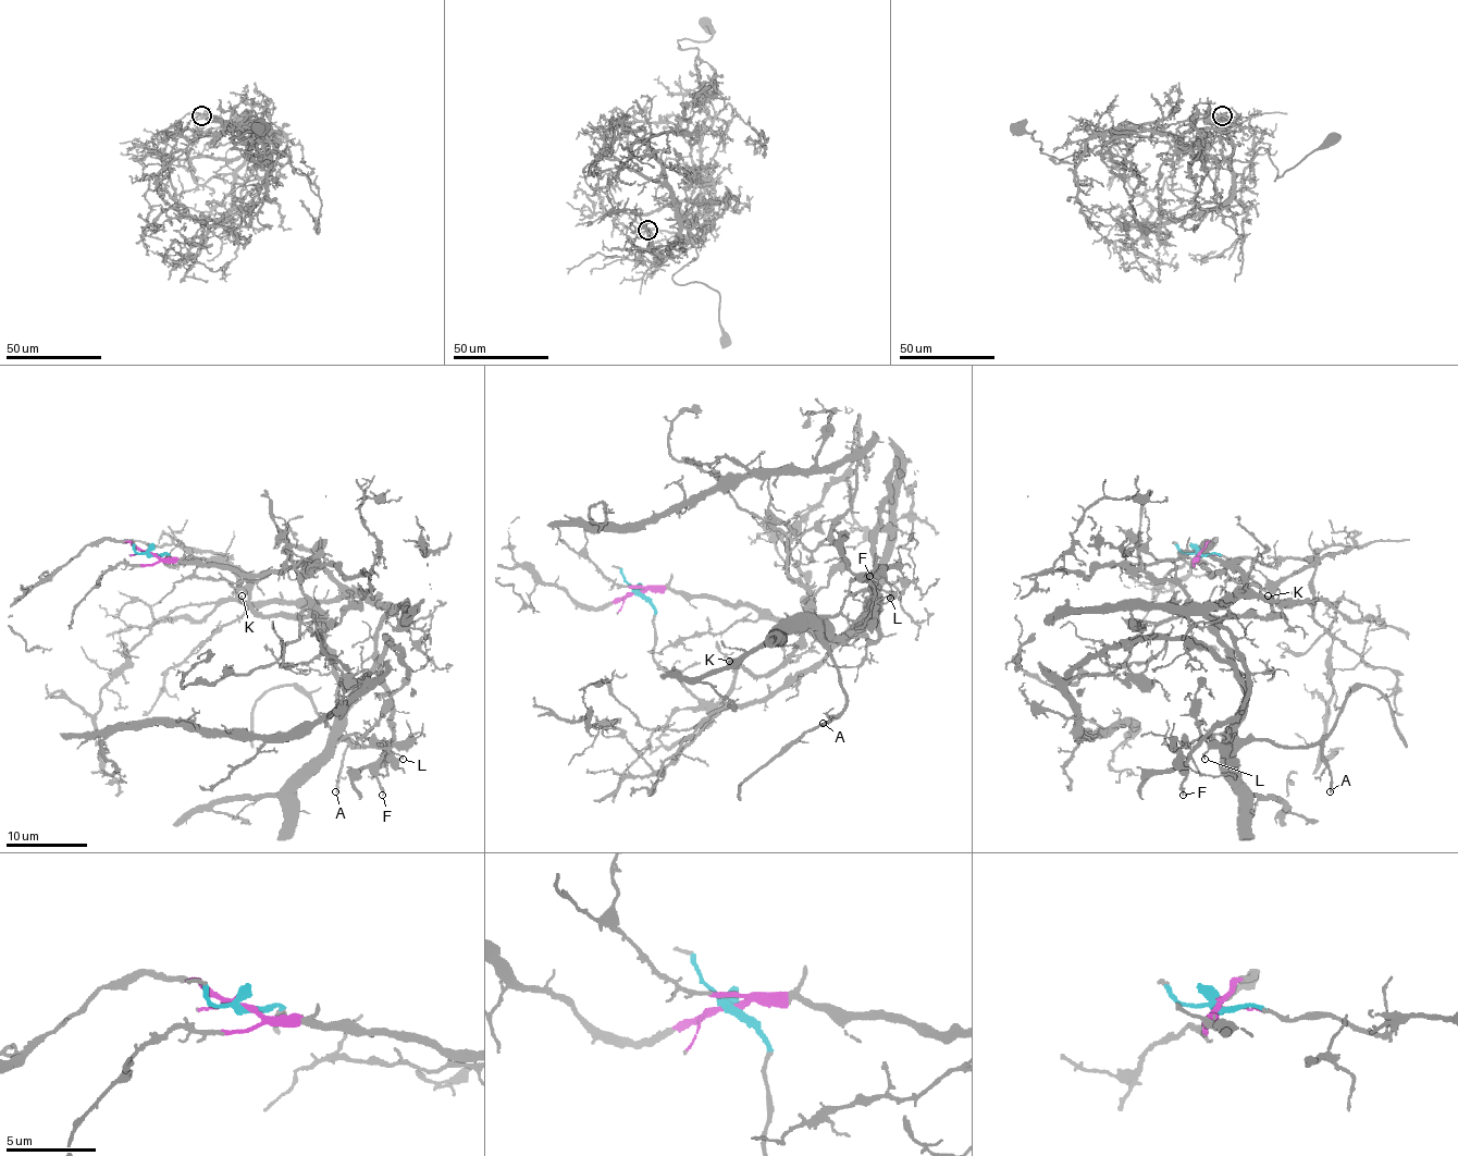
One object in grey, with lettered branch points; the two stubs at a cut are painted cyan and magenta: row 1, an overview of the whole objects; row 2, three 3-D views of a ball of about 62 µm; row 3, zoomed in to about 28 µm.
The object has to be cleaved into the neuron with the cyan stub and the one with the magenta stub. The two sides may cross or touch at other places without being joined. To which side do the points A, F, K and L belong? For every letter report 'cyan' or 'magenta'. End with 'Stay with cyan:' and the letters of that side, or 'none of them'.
A: cyan
F: magenta
K: cyan
L: cyan
Stay with cyan: A, K, L

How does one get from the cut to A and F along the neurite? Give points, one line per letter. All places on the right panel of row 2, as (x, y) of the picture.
A: (1198, 553), (1309, 565), (1276, 587), (1283, 615), (1228, 617), (1218, 641), (1236, 735), (1319, 742), (1330, 791)
F: (1198, 553), (1212, 575), (1243, 577), (1208, 612), (1248, 688), (1191, 753), (1182, 796)

